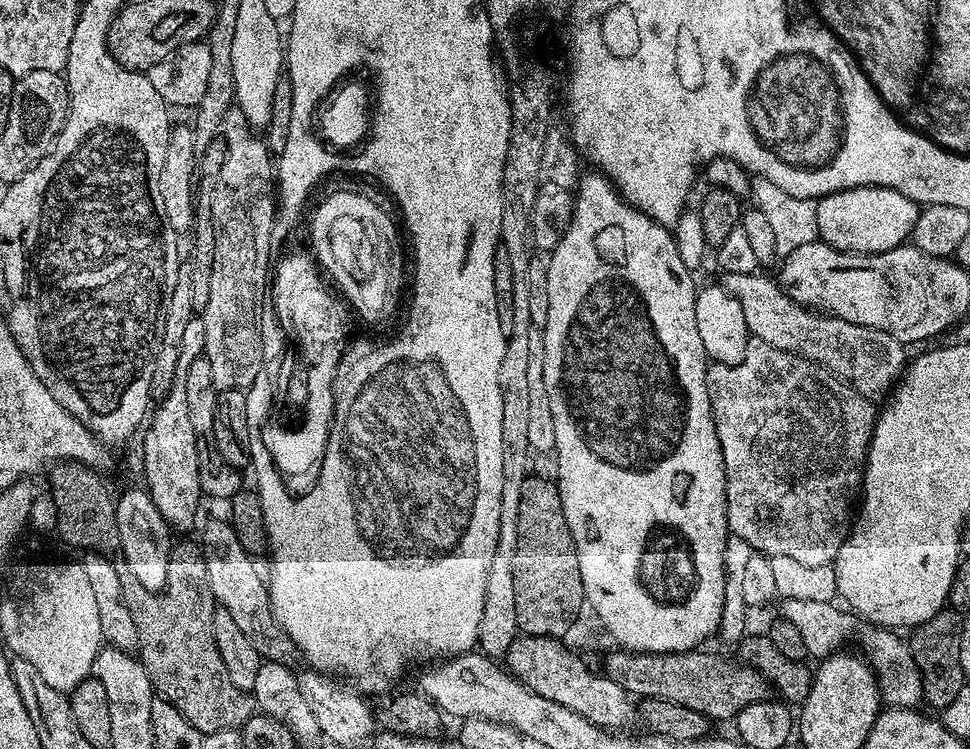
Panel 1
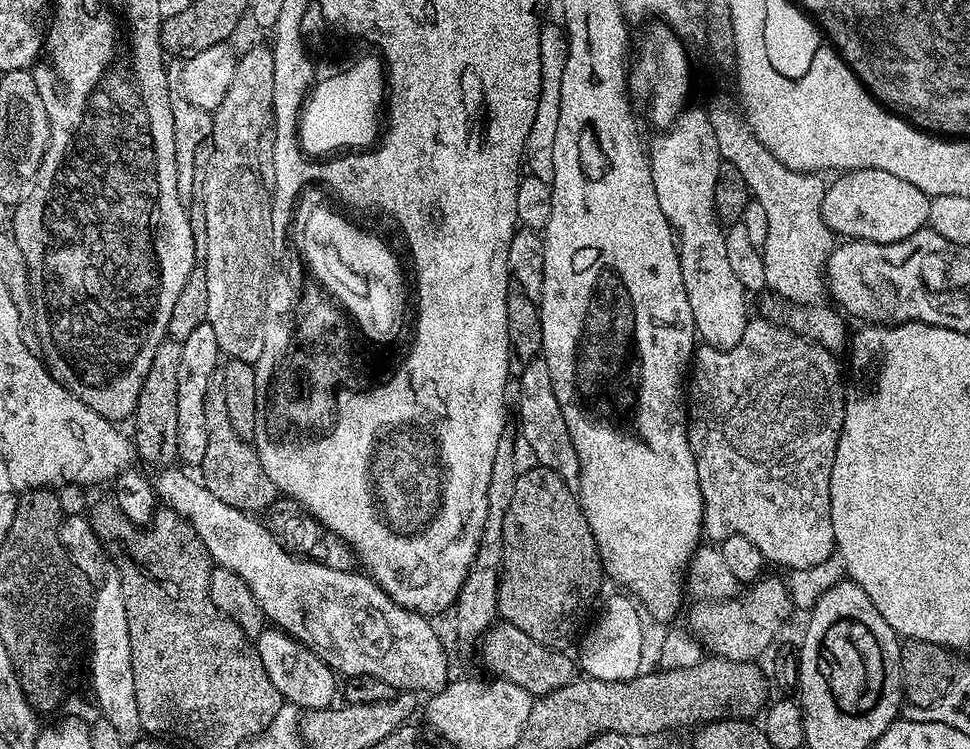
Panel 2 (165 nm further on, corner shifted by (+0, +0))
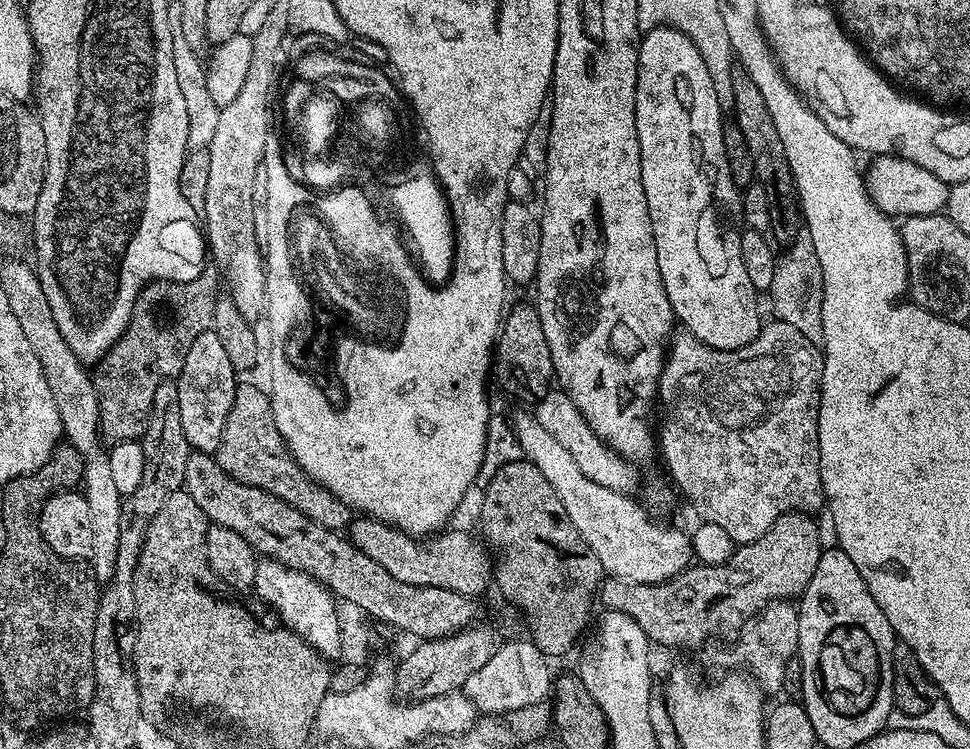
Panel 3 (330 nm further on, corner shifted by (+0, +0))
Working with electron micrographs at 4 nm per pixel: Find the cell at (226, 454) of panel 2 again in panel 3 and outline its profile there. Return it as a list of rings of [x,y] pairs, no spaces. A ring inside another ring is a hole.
[[[237,383],[234,404],[226,418],[226,430],[222,430],[222,442],[214,455],[226,474],[248,486],[258,486],[258,490],[266,490],[266,494],[274,494],[274,498],[294,506],[298,514],[306,514],[310,522],[318,522],[318,526],[344,530],[353,519],[353,509],[322,485],[313,484],[302,466],[298,466],[288,443],[278,432],[278,422],[274,422],[272,399],[261,385],[259,388],[256,384]]]

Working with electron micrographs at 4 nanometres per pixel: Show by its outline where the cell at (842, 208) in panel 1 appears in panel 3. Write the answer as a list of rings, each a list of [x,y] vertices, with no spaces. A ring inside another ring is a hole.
[[[872,156],[870,162],[872,165],[863,173],[864,188],[874,206],[886,215],[893,218],[935,216],[947,209],[950,186],[938,174],[930,174],[930,170],[901,156]]]

